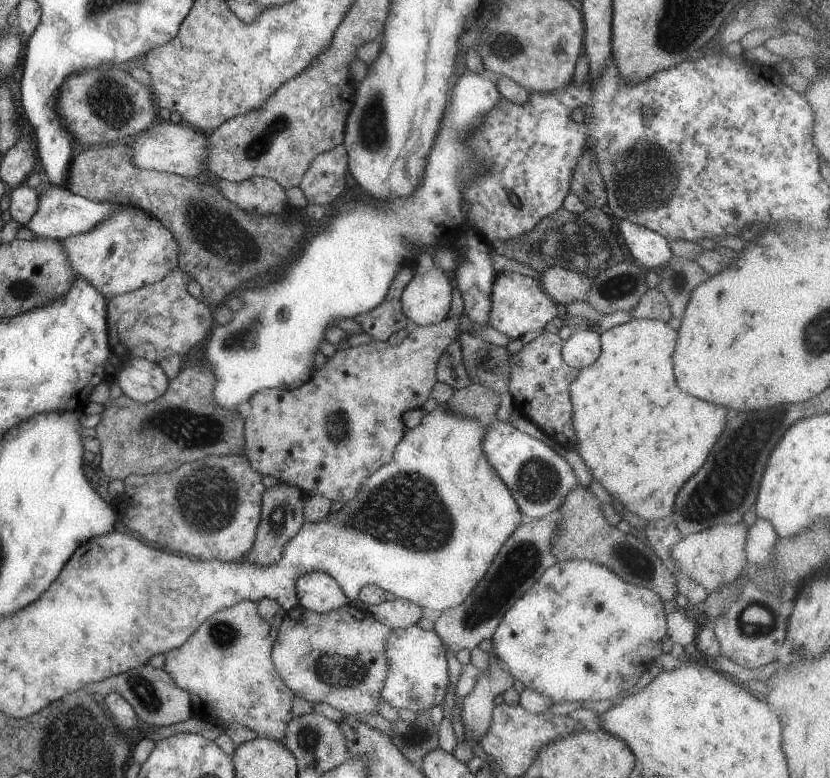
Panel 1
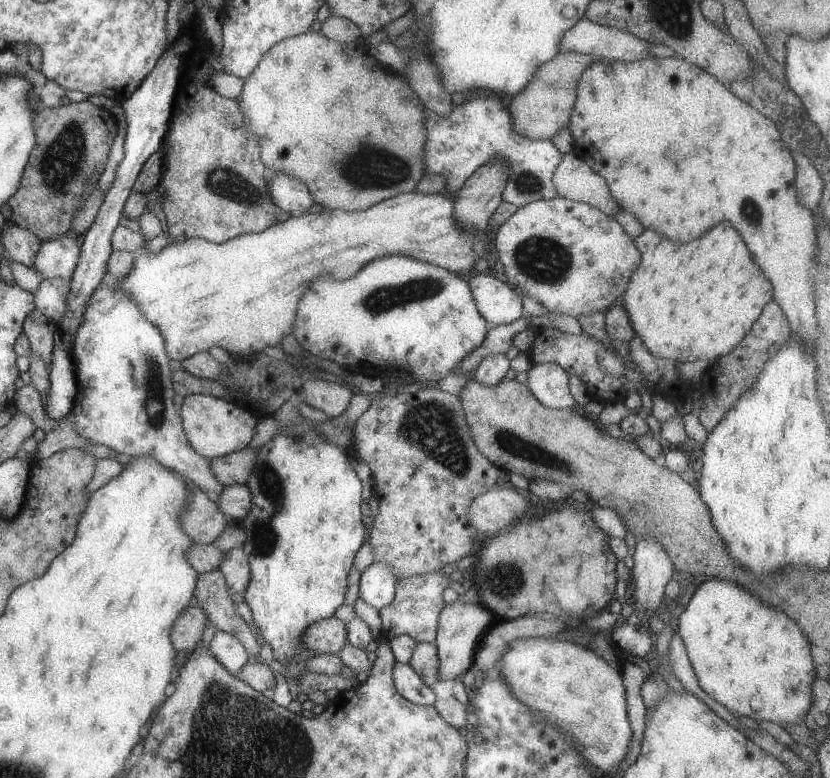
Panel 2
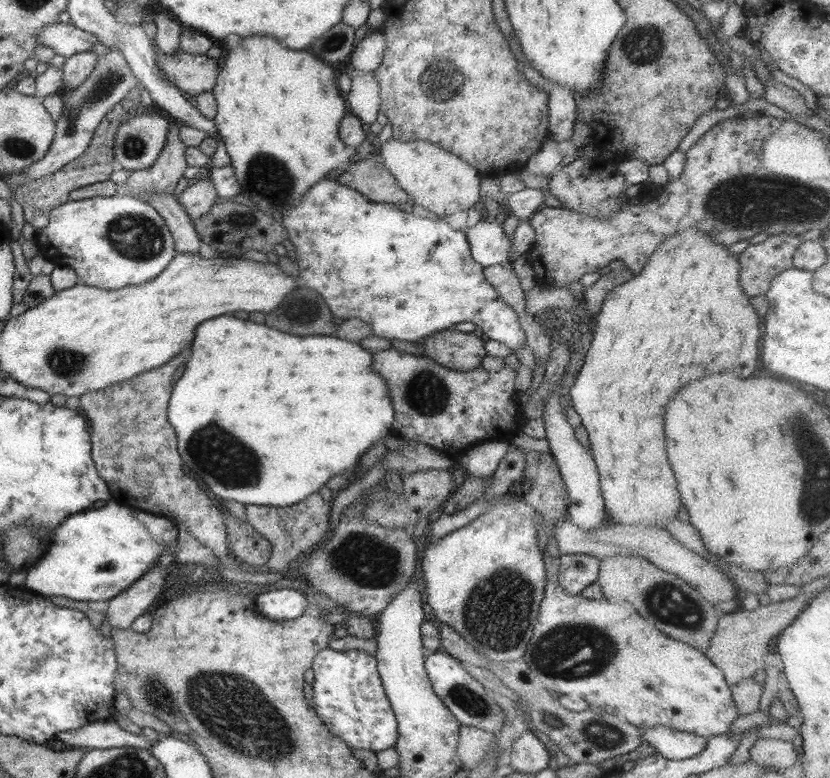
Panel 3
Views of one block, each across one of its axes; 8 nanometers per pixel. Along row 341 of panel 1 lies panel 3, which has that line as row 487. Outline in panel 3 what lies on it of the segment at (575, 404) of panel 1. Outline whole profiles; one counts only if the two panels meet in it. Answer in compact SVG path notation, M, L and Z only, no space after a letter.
M689 227L689 229L685 229L685 231L661 241L657 245L657 249L651 253L641 271L607 293L601 309L593 317L594 325L590 330L589 348L582 367L568 394L569 398L571 398L573 410L580 418L580 425L587 432L589 449L593 455L592 459L598 472L601 496L604 500L604 513L611 522L616 522L619 525L643 524L644 526L650 525L654 528L665 528L665 523L677 516L678 508L681 505L680 496L676 489L673 471L669 464L667 464L665 440L663 440L663 408L665 408L669 396L673 396L687 382L703 378L703 376L713 374L713 372L731 370L731 368L743 364L743 374L739 374L739 376L745 378L745 376L751 376L751 372L755 370L757 356L760 353L759 338L761 338L761 332L759 332L759 316L749 303L749 296L745 295L741 287L739 287L737 274L739 274L739 265L737 264L736 255L731 255L725 245L715 243L703 231Z

